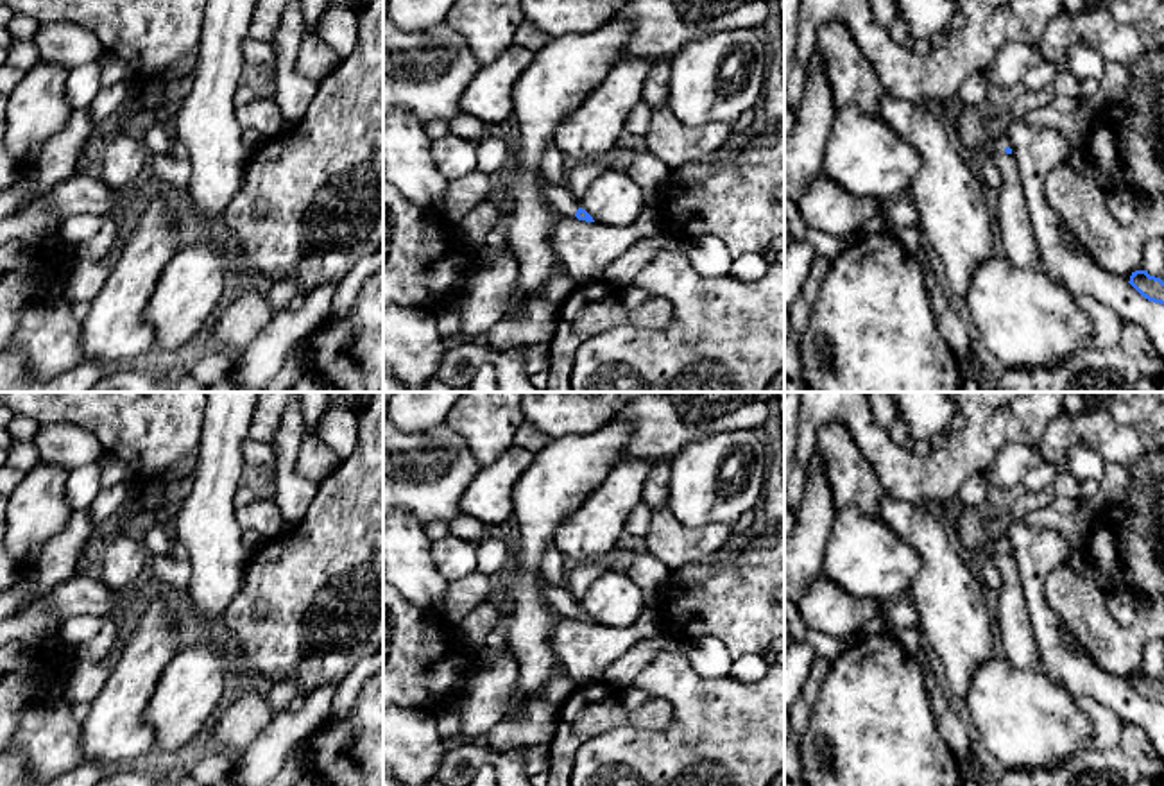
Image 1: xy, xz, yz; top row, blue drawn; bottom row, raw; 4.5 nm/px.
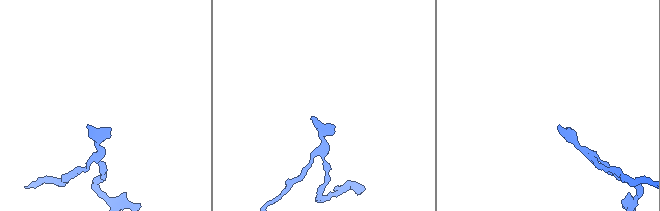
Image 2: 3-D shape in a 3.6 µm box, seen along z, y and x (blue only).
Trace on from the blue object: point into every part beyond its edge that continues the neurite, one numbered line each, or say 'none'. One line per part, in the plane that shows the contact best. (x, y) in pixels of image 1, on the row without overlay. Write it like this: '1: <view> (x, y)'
1: xz (559, 598)

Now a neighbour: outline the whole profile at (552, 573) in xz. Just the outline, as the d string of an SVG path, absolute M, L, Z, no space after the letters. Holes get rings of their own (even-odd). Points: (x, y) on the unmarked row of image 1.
M552 543L541 560L541 580L553 587L566 587L566 575L562 571L564 557Z

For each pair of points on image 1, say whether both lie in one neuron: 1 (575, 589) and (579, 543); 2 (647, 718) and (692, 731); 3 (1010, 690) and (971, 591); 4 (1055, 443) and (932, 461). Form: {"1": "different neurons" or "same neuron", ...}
{"1": "different neurons", "2": "different neurons", "3": "different neurons", "4": "different neurons"}

